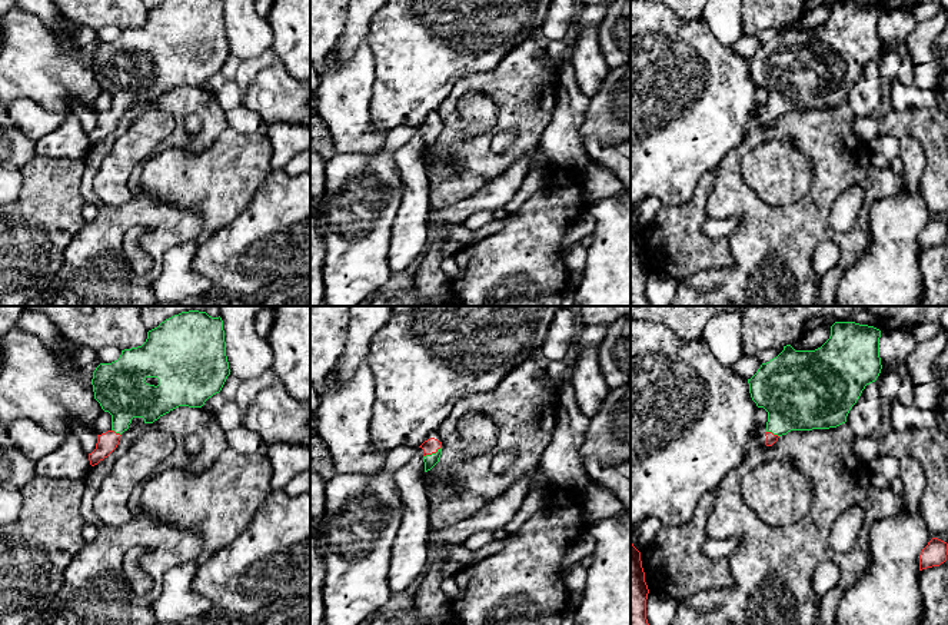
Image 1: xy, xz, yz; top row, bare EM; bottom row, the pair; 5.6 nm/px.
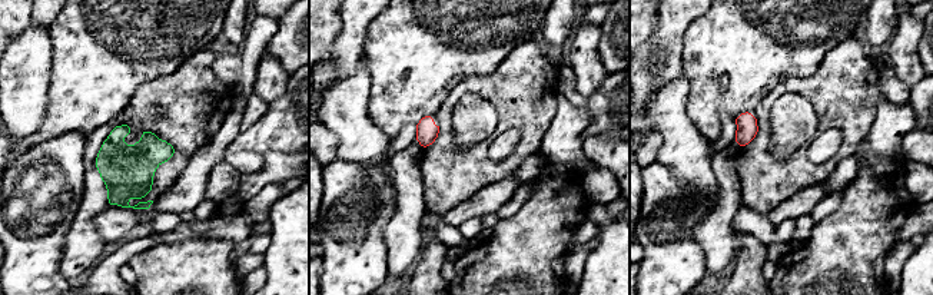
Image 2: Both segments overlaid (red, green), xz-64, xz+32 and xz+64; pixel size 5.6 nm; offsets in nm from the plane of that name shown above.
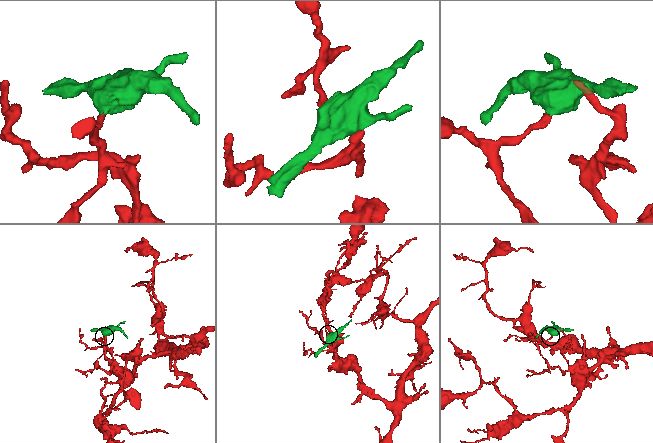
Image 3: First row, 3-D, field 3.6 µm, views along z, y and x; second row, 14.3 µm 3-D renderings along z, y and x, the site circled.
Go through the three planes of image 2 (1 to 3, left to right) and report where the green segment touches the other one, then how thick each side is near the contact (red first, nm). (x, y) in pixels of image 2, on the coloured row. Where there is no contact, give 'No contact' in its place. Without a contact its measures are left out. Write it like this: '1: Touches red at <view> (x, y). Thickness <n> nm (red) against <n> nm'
1: No contact
2: No contact
3: No contact

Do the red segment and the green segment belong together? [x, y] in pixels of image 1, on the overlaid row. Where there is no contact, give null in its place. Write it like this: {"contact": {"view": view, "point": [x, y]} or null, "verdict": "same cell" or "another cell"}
{"contact": {"view": "xz", "point": [432, 452]}, "verdict": "same cell"}

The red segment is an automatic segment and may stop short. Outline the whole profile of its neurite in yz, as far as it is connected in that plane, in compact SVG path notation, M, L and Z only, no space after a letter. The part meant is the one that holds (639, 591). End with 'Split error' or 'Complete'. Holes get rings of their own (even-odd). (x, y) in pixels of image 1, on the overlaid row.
M631 541L631 625L649 625L646 619L648 594L641 552Z. Complete

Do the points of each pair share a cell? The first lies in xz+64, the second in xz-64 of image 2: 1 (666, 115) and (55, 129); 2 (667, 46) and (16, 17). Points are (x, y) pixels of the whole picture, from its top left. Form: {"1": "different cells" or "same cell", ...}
{"1": "different cells", "2": "different cells"}

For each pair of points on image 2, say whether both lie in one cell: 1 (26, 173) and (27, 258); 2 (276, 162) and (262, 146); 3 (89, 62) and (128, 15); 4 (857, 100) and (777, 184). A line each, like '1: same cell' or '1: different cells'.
1: same cell
2: different cells
3: same cell
4: same cell

